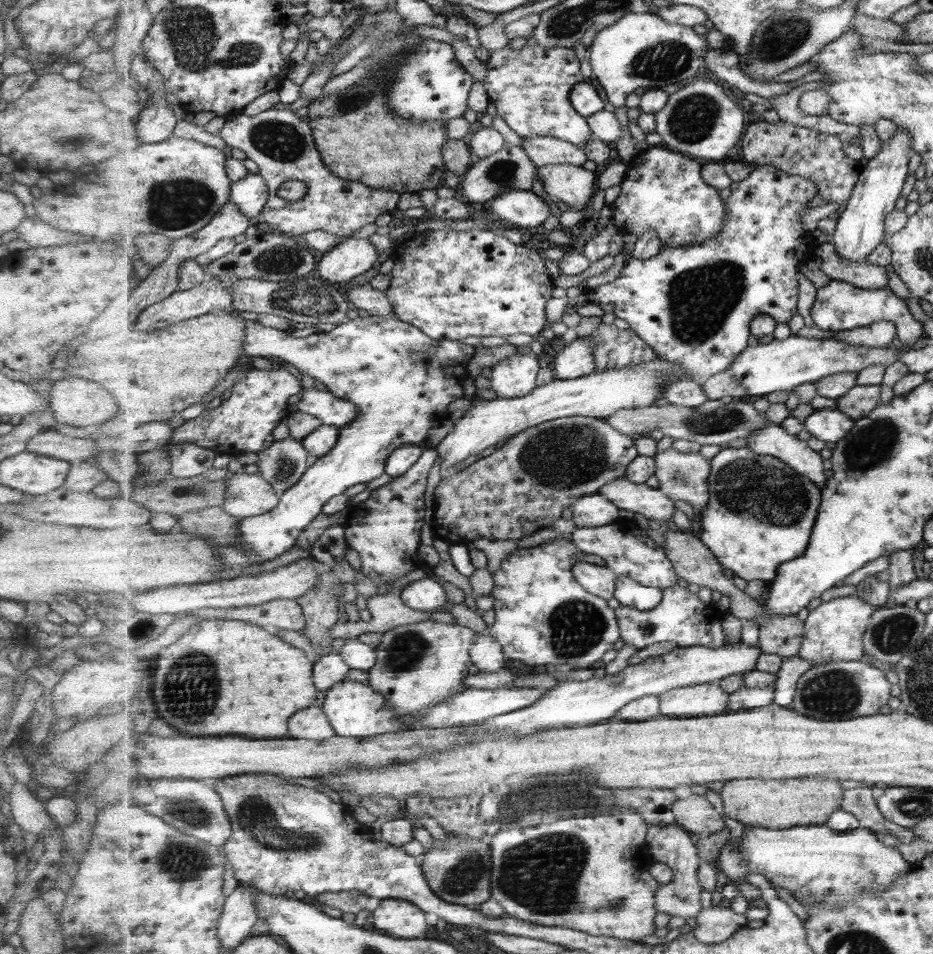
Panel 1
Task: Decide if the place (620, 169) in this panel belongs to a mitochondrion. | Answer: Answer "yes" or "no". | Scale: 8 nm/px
no

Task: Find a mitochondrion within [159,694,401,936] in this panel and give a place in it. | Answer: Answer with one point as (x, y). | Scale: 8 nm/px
(257, 817)

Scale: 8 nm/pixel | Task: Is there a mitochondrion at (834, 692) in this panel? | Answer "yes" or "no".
yes

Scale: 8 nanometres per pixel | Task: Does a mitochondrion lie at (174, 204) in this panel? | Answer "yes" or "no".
yes

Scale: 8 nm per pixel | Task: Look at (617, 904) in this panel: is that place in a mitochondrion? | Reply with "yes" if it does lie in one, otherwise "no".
yes

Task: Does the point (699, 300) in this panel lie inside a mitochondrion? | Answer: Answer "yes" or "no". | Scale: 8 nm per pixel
yes

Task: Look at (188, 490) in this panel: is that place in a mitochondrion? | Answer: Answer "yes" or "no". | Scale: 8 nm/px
yes

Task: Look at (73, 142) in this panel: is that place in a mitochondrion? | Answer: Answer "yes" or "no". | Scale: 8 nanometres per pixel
yes

